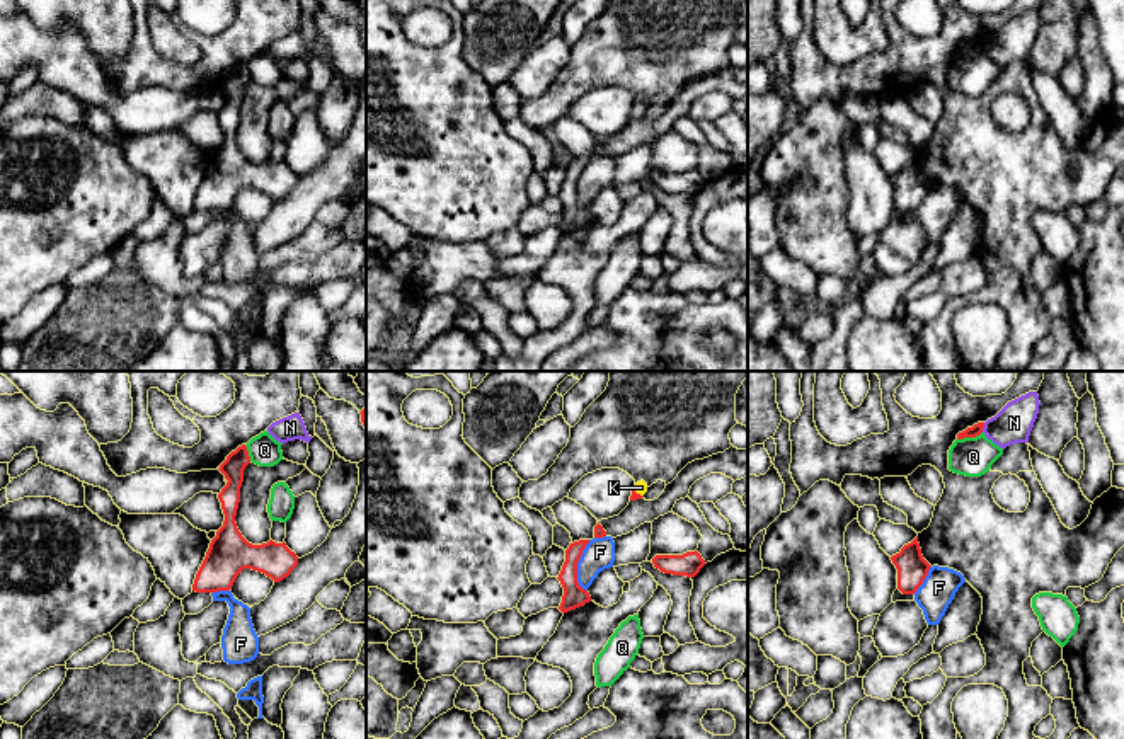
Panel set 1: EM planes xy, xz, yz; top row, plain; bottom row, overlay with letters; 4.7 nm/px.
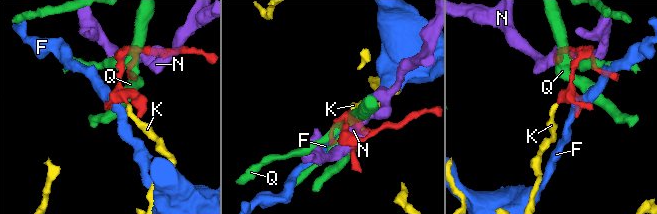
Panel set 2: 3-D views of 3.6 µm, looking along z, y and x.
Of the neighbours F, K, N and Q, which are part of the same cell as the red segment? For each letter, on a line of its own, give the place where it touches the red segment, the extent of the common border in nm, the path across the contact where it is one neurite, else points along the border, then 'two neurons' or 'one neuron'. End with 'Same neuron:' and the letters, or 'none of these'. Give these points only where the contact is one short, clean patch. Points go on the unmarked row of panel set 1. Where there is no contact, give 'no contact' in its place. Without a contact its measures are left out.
F: meets red in xz at (576, 184); contact 240 nm long; border along xz (590, 159), (578, 181), (578, 201), (586, 210); two neurons
K: meets red in xz at (639, 113); contact 60 nm long; runs through xz (634, 114), (639, 113), (641, 106); one neuron
N: meets red in yz at (983, 45); contact 50 nm long; two neurons
Q: meets red in yz at (969, 55); contact 130 nm long; border along yz (981, 50), (971, 57), (957, 58); two neurons
Same neuron: K

